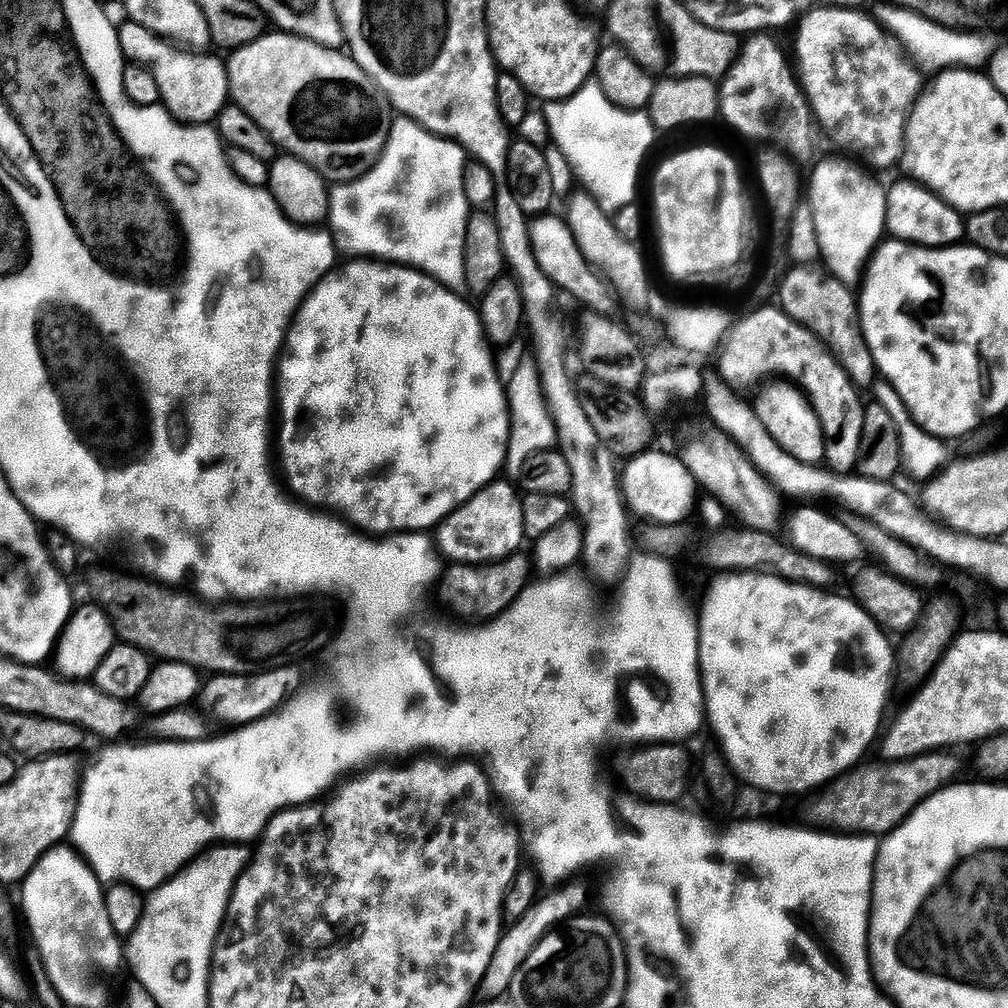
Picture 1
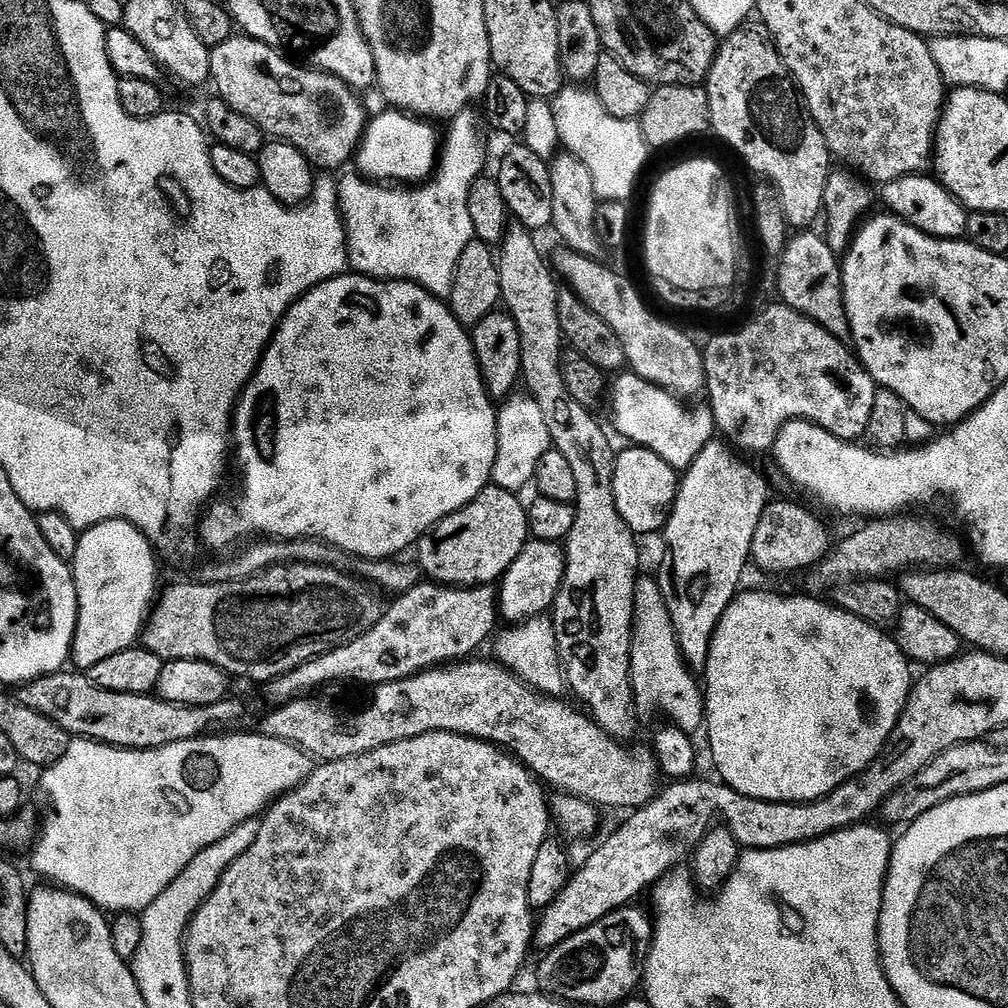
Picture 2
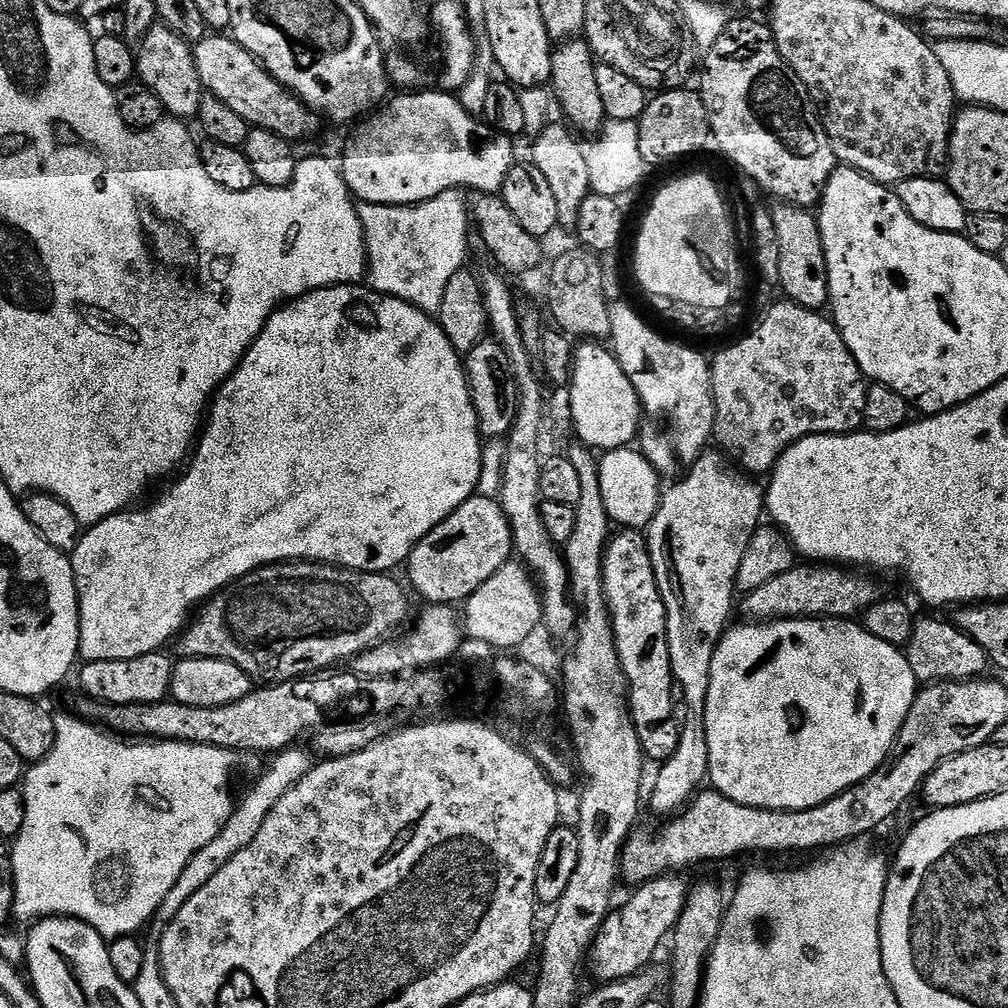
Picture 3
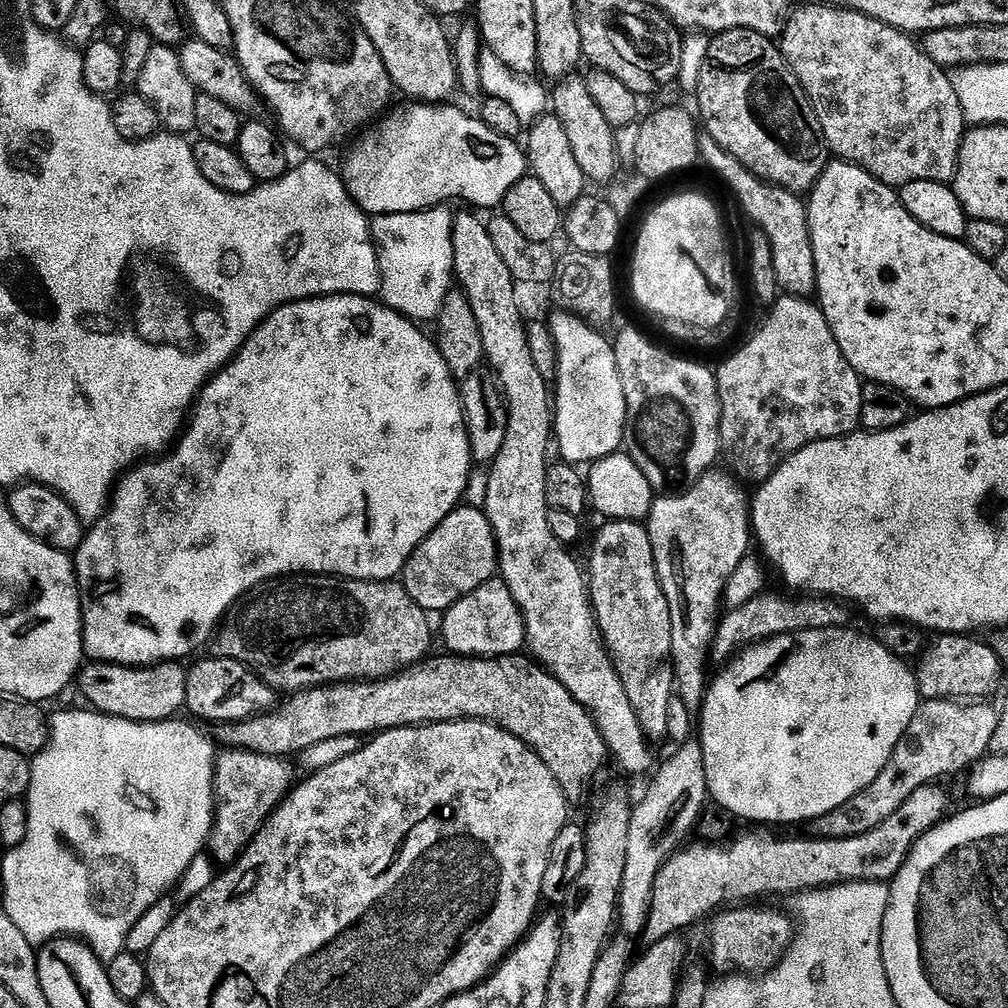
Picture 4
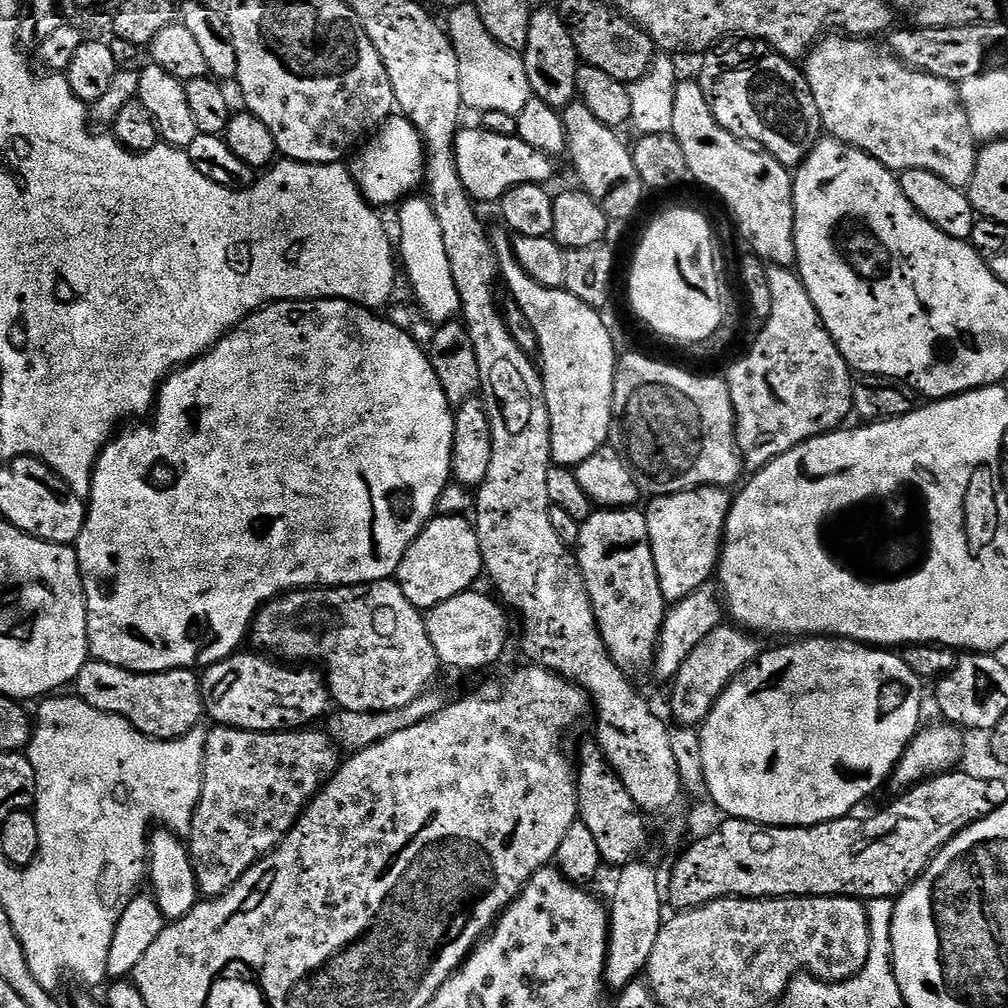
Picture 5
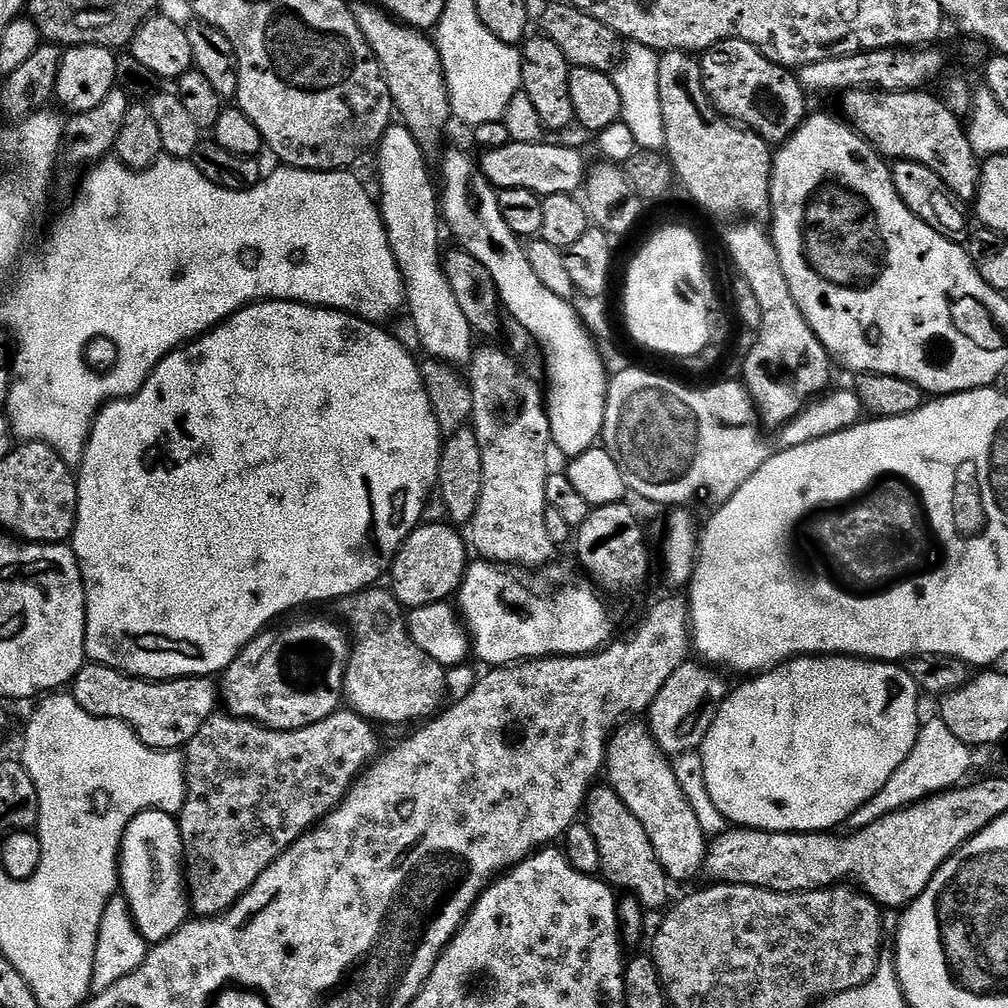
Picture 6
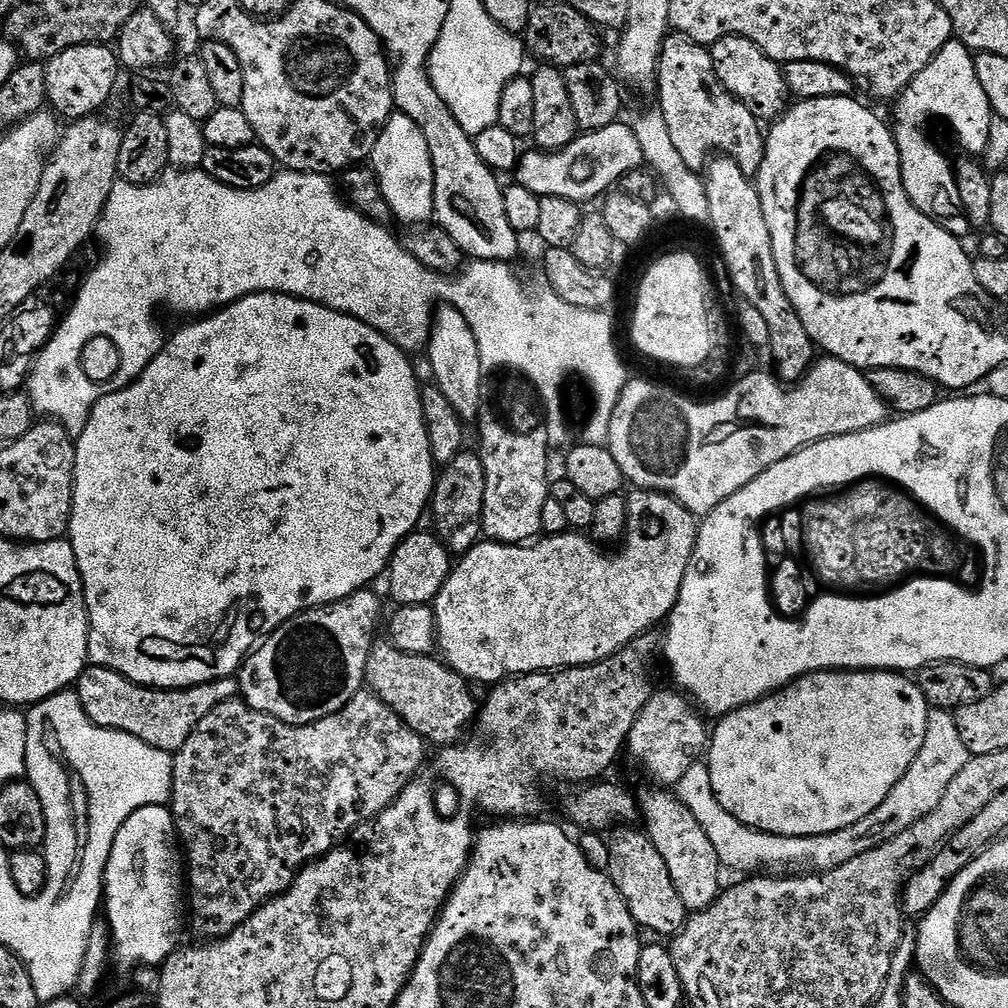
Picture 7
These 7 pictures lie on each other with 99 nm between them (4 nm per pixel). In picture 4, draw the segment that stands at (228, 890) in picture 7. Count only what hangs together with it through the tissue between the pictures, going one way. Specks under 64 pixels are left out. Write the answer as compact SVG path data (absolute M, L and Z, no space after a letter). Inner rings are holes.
M228 746L223 749L224 753L217 755L214 760L212 774L212 794L214 797L214 811L212 813L212 828L208 831L206 852L217 865L231 866L236 859L244 853L248 843L260 833L260 827L268 821L274 809L283 802L285 796L292 791L292 768L283 756L271 756L251 752L246 748Z

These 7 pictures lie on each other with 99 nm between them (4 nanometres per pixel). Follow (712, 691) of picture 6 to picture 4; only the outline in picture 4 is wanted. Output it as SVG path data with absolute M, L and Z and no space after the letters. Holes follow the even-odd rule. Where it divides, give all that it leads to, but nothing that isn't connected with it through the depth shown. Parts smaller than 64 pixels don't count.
M761 594L746 602L740 608L725 611L716 626L716 638L712 642L710 653L711 659L728 662L745 646L761 644L764 640L781 636L787 632L822 630L823 628L835 628L849 623L848 614L842 609L845 607L842 607L839 603L828 598L808 598L804 600L783 600L780 596Z

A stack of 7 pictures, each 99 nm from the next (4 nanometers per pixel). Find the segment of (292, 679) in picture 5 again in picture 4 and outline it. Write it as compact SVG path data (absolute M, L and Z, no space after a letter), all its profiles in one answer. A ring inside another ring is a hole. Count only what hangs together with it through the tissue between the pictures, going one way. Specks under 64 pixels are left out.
M197 659L197 664L187 669L186 708L189 713L192 711L204 720L216 720L215 722L239 722L273 711L272 703L275 702L278 692L271 684L266 683L263 676L257 676L252 669L236 660L215 659Z

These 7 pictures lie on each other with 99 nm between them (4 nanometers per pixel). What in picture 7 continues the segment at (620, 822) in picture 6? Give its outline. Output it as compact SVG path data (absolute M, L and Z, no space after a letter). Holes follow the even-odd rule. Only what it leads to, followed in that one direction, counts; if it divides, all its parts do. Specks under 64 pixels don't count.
M620 826L611 833L608 840L610 858L606 871L618 894L622 894L636 925L645 933L657 932L660 936L671 938L684 928L690 915L689 910L682 906L682 898L678 898L674 882L670 882L670 870L666 870L662 854L654 850L654 842L650 842L643 831L635 832L634 829L632 826Z

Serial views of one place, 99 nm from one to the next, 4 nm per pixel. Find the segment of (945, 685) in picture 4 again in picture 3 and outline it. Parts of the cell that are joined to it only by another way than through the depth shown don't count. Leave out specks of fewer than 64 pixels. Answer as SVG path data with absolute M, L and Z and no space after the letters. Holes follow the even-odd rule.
M917 619L910 642L906 645L906 655L914 678L924 686L946 680L975 680L983 677L990 668L988 656L966 633L961 632L955 623L944 620Z

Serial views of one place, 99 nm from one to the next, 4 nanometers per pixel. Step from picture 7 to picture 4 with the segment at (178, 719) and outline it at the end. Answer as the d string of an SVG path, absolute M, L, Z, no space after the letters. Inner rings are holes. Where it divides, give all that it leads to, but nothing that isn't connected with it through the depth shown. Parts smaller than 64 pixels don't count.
M88 662L81 667L78 673L79 684L81 694L92 703L89 705L95 711L106 716L117 716L119 720L133 720L135 724L159 724L162 720L179 717L188 703L186 696L188 674L185 665L180 662L165 662L151 666Z

